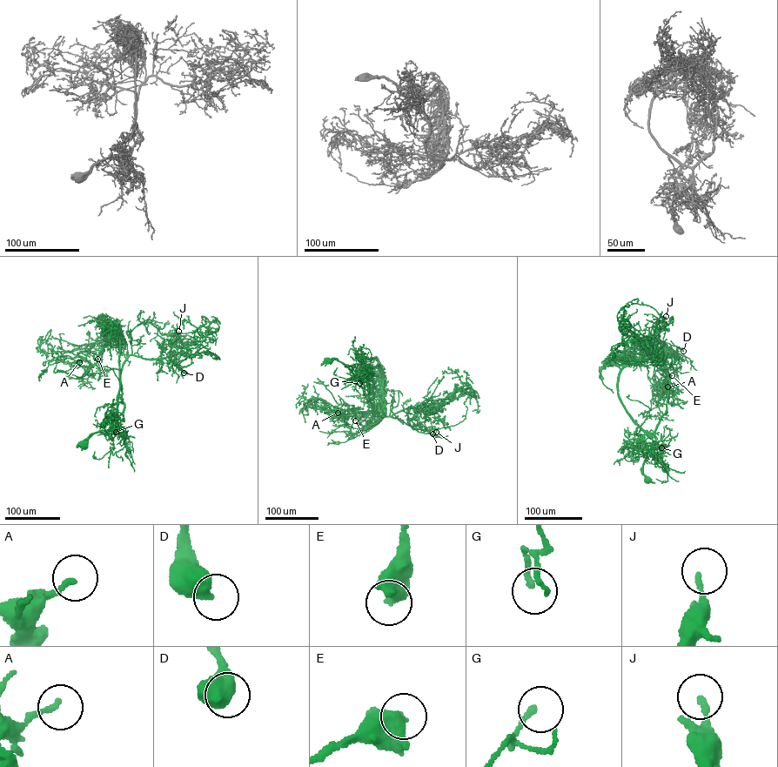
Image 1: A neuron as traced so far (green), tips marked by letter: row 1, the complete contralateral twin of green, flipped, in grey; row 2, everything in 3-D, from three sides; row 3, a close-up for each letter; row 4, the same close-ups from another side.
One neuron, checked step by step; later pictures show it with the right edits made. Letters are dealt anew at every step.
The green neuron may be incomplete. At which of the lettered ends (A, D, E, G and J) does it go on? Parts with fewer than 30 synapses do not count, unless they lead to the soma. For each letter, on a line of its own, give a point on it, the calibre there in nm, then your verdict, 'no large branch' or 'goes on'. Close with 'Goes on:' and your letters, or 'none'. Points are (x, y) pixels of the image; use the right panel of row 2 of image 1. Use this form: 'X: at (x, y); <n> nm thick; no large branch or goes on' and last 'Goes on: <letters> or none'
A: at (667, 386); 190 nm thick; no large branch
D: at (683, 351); 550 nm thick; no large branch
E: at (672, 375); 650 nm thick; no large branch
G: at (661, 447); 180 nm thick; no large branch
J: at (666, 316); 150 nm thick; no large branch
Goes on: none

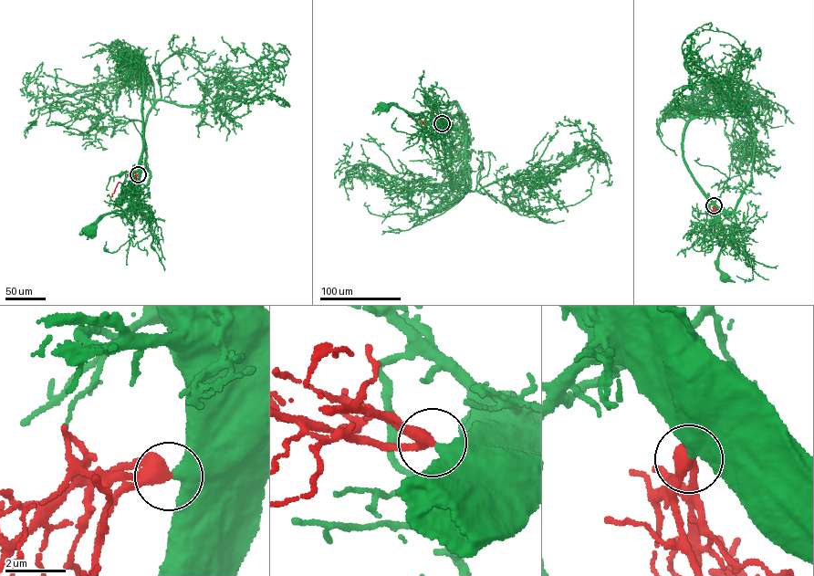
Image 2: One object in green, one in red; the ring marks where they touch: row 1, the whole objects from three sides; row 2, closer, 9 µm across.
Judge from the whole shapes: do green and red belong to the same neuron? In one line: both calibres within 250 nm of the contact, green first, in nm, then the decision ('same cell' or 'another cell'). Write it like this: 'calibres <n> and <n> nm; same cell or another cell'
calibres 550 and 380 nm; same cell

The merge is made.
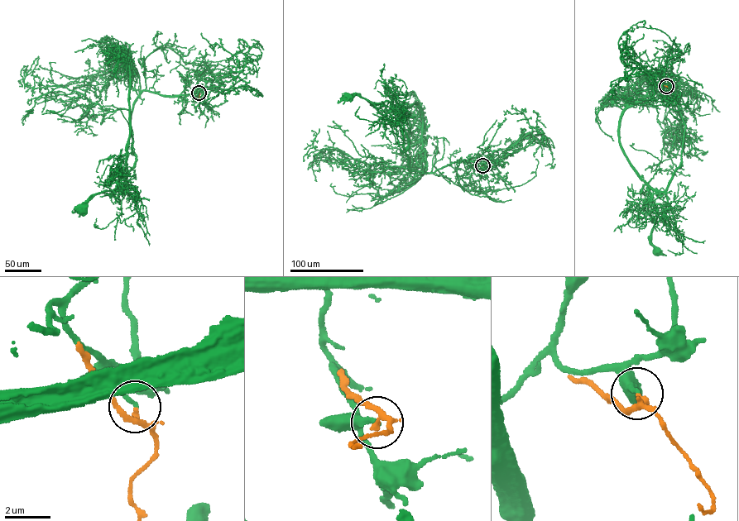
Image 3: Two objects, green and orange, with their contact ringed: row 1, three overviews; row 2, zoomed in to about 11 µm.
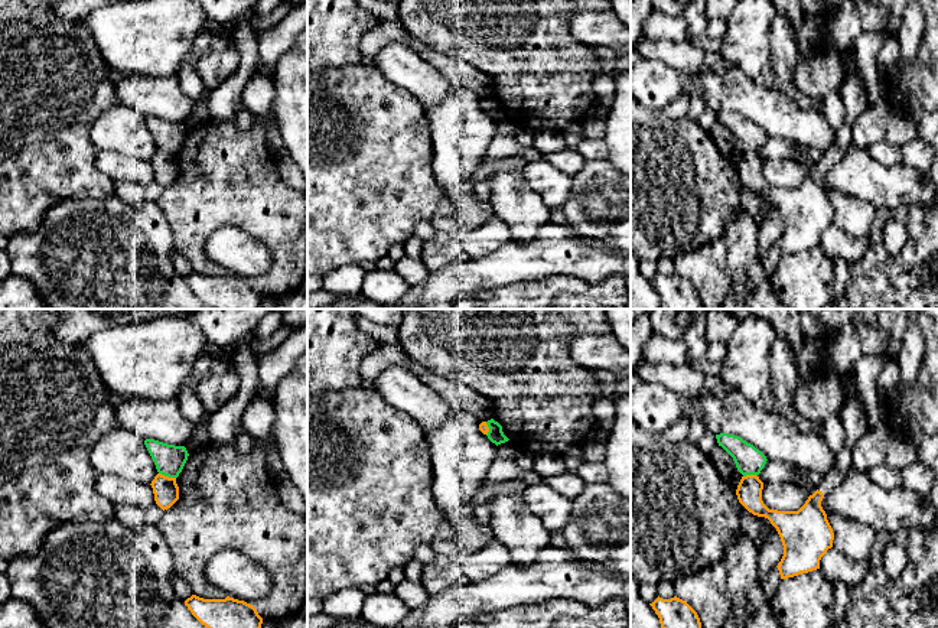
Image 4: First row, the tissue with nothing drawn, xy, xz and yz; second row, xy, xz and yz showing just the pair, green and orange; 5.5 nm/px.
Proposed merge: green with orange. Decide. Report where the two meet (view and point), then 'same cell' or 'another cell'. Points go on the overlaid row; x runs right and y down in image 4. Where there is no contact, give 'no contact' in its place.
meets green in xy at (168, 475); another cell

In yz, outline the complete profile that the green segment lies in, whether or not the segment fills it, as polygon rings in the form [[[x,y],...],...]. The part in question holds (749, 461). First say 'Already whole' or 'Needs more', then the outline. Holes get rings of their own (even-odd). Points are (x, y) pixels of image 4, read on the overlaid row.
Already whole. [[[720,433],[716,435],[719,446],[722,446],[735,461],[737,471],[746,475],[759,475],[766,463],[766,456],[739,436]]]

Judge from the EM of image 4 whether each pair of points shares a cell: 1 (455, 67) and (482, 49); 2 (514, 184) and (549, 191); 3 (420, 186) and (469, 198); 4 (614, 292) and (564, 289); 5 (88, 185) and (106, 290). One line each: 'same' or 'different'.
1: different
2: different
3: different
4: same
5: different

